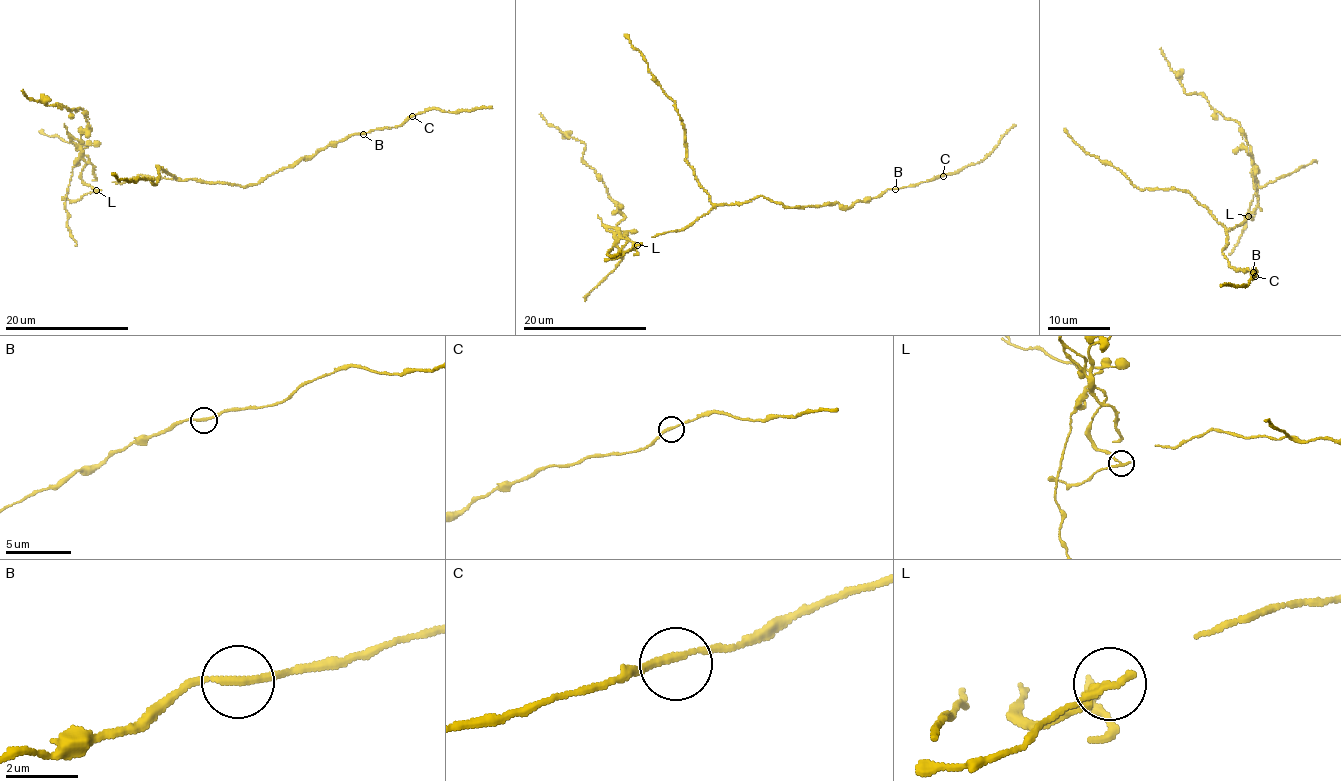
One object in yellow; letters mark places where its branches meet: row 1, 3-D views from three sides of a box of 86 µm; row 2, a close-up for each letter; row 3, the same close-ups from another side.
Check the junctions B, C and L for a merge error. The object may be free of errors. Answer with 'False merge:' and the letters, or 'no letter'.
False merge: L

